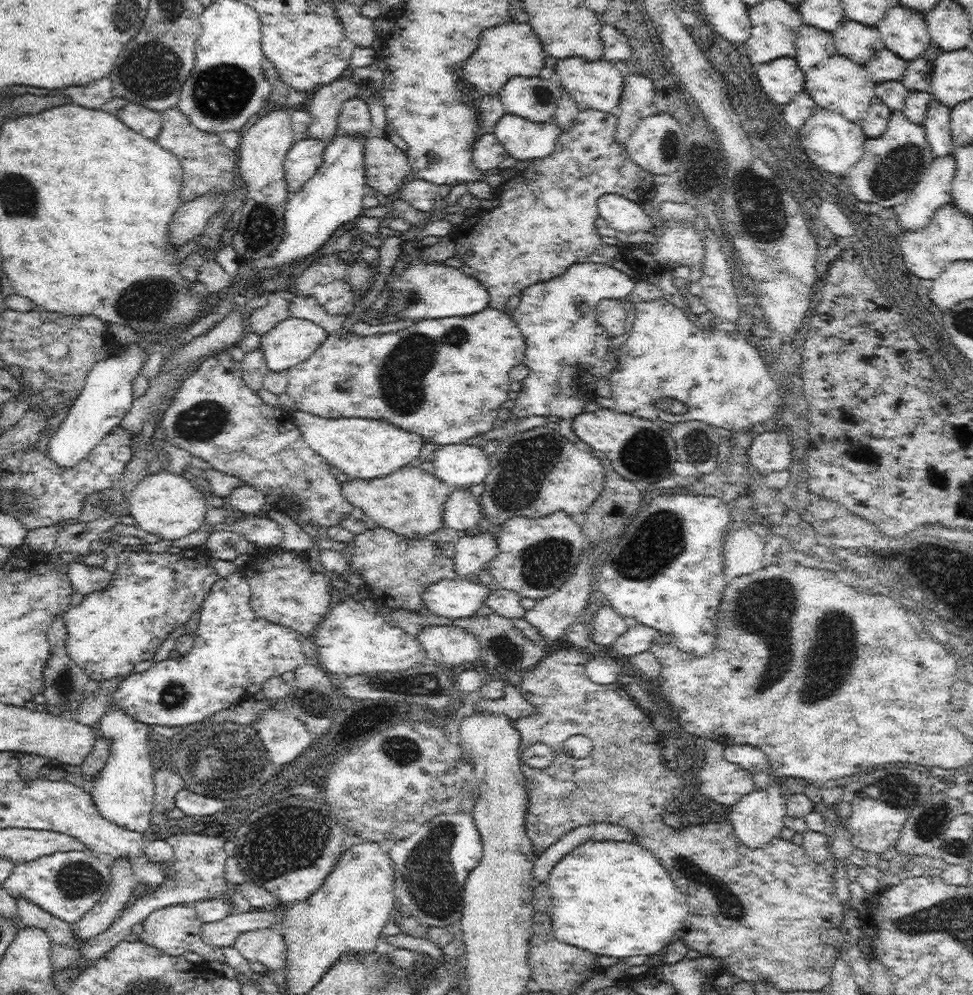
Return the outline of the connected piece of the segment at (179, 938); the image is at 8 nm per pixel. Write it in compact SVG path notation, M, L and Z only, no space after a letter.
M173 904L159 908L151 912L142 923L144 931L137 939L154 946L154 948L176 957L182 956L186 952L196 952L206 963L211 960L223 963L222 947L218 948L218 945L208 944L203 940L202 926L205 922L198 918L193 904Z

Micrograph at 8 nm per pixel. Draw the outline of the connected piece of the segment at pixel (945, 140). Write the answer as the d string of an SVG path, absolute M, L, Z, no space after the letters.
M933 98L930 100L926 118L922 123L925 128L926 141L931 146L932 154L936 157L950 156L955 153L955 144L950 130L951 109Z

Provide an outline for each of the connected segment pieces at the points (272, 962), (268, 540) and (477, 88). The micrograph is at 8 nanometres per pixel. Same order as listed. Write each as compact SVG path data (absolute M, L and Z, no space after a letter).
M265 928L252 930L240 934L233 947L242 954L246 960L258 961L264 964L272 972L285 972L286 941L277 928Z
M249 516L242 521L223 521L216 524L209 524L212 531L233 531L244 535L248 541L256 542L258 547L276 548L280 547L284 538L282 526L272 517Z
M506 21L481 32L478 48L466 59L461 70L464 78L462 84L475 96L498 96L504 84L511 78L538 77L545 66L544 57L541 42L527 22Z

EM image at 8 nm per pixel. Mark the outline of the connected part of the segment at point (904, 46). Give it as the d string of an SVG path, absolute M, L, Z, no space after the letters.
M900 4L890 8L876 27L884 46L906 61L918 58L931 42L924 14Z

